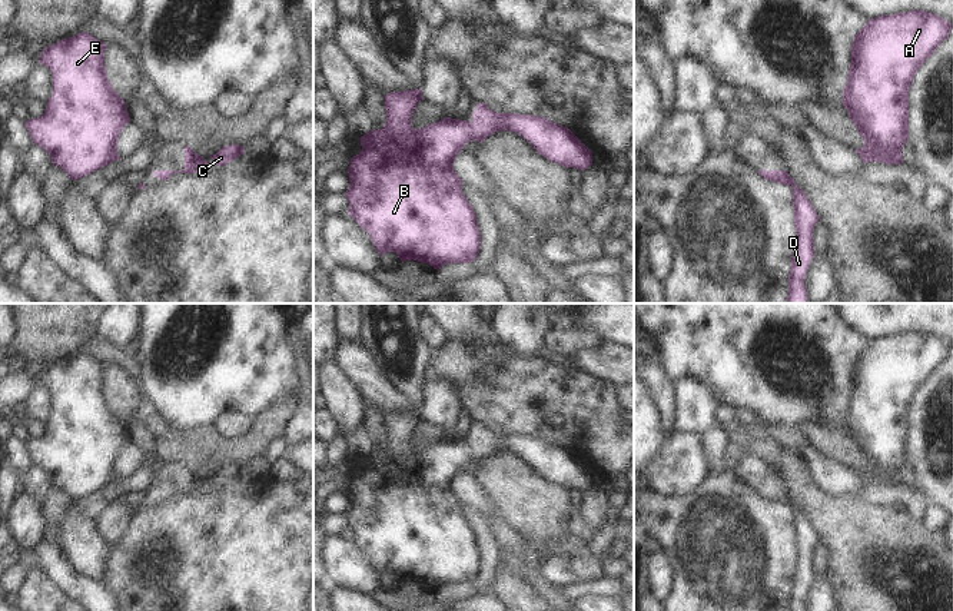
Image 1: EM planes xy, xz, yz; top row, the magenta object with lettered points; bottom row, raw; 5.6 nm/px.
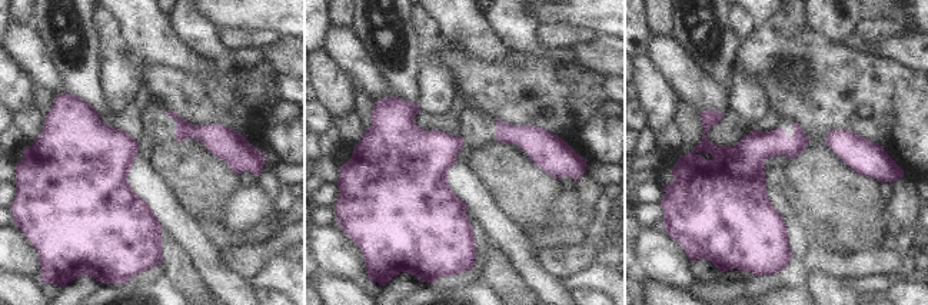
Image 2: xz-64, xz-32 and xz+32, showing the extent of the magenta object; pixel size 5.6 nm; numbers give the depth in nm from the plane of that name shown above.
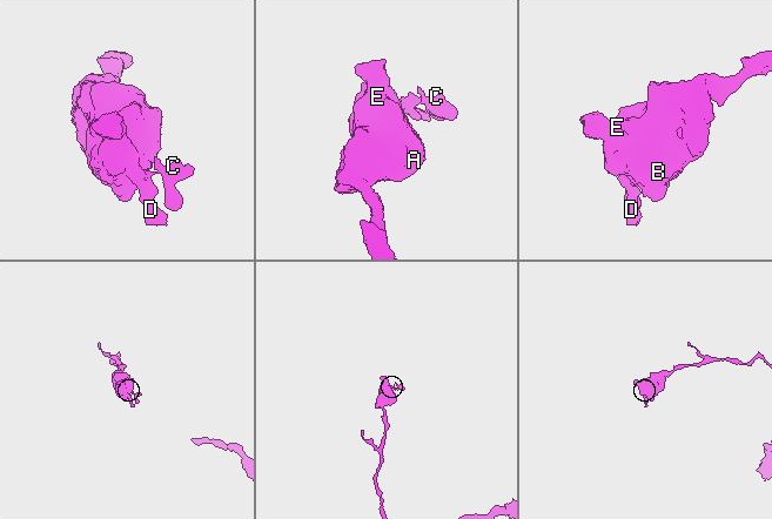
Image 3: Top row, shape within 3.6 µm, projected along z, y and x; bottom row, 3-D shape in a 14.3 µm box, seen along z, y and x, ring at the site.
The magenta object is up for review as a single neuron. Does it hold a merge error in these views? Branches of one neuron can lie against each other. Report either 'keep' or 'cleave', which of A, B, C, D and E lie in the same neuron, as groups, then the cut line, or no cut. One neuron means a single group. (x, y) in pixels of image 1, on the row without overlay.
keep | A B C D E | no cut

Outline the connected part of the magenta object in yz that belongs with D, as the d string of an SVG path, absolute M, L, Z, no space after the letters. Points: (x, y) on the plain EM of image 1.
M757 491L764 499L793 508L796 564L788 597L788 611L807 611L804 601L814 578L814 547L820 541L814 527L786 491Z

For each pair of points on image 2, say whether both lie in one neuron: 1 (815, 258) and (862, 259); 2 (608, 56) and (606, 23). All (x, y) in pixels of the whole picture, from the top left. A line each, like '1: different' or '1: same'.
1: same
2: different

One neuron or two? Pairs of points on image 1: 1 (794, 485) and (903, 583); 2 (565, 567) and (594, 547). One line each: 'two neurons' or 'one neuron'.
1: one neuron
2: two neurons

